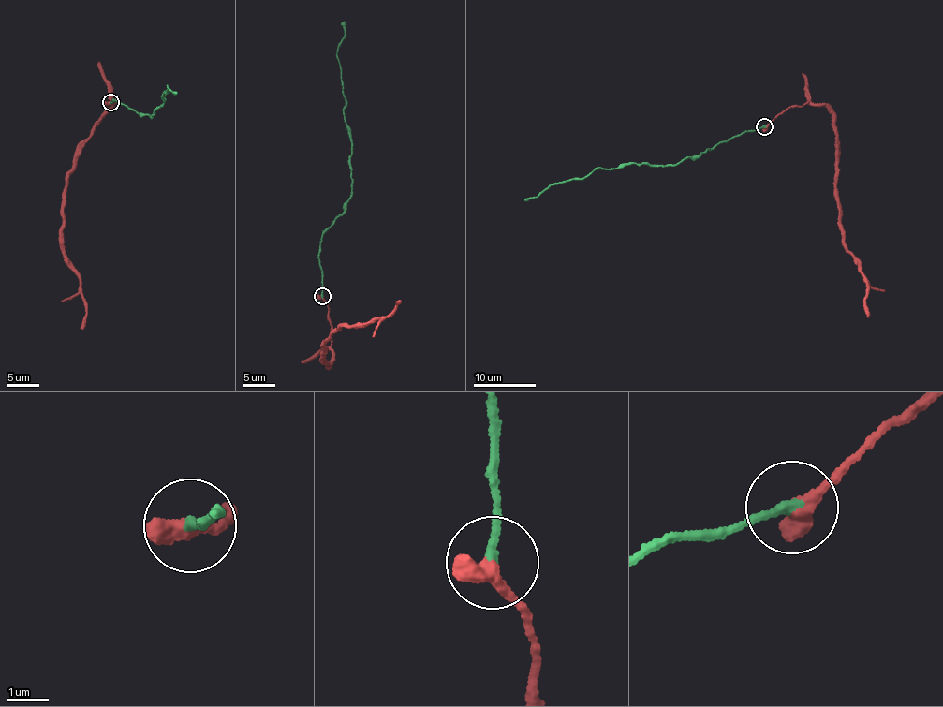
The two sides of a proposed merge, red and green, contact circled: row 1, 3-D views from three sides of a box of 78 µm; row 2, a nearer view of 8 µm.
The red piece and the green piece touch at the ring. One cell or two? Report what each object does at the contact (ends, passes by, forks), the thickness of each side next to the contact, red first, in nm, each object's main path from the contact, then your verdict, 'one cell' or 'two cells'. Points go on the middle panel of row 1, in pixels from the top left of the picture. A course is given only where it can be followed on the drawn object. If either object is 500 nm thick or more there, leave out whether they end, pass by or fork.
500 nm thick on the red side, 240 nm on the other; red runs (322, 296), (331, 326), (328, 364), (323, 346), (336, 328), (388, 315), (399, 301); green runs (322, 296), (318, 259), (322, 233), (343, 213), (352, 182), (351, 137), (345, 117), (336, 56), (345, 21); one cell

